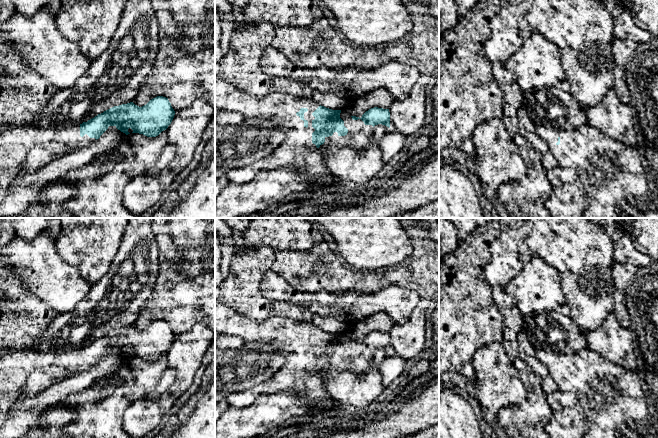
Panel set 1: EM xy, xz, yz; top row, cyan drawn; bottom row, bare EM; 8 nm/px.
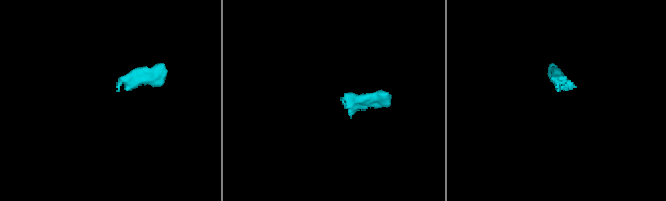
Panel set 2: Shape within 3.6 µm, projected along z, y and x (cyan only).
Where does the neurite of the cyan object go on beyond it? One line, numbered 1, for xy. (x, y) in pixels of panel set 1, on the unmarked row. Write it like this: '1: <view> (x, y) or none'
1: xy (16, 365)

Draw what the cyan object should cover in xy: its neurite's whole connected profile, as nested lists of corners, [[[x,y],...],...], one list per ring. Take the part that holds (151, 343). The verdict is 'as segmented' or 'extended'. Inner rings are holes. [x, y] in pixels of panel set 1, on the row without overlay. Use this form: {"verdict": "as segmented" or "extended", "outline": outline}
{"verdict": "extended", "outline": [[[157,320],[142,331],[135,329],[133,326],[114,330],[87,346],[71,351],[41,351],[31,347],[22,349],[9,348],[8,352],[0,355],[0,428],[9,417],[10,409],[15,404],[18,404],[18,397],[22,393],[29,375],[34,370],[41,370],[50,379],[57,382],[93,368],[109,350],[115,350],[126,359],[130,358],[128,353],[131,352],[133,354],[132,357],[156,361],[168,352],[174,339],[175,335],[168,322]]]}

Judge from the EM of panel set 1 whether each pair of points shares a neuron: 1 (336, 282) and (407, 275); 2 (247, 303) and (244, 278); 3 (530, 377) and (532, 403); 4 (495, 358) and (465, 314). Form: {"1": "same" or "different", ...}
{"1": "same", "2": "same", "3": "same", "4": "different"}

